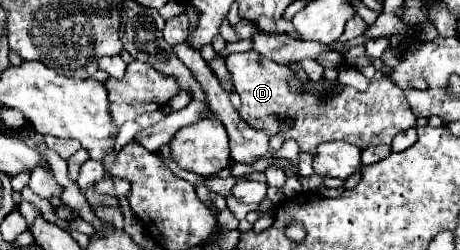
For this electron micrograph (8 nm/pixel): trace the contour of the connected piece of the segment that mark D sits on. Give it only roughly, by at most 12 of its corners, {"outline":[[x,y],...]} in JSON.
{"outline":[[227,55],[239,117],[269,137],[365,149],[415,127],[389,75],[291,91],[287,65]]}

